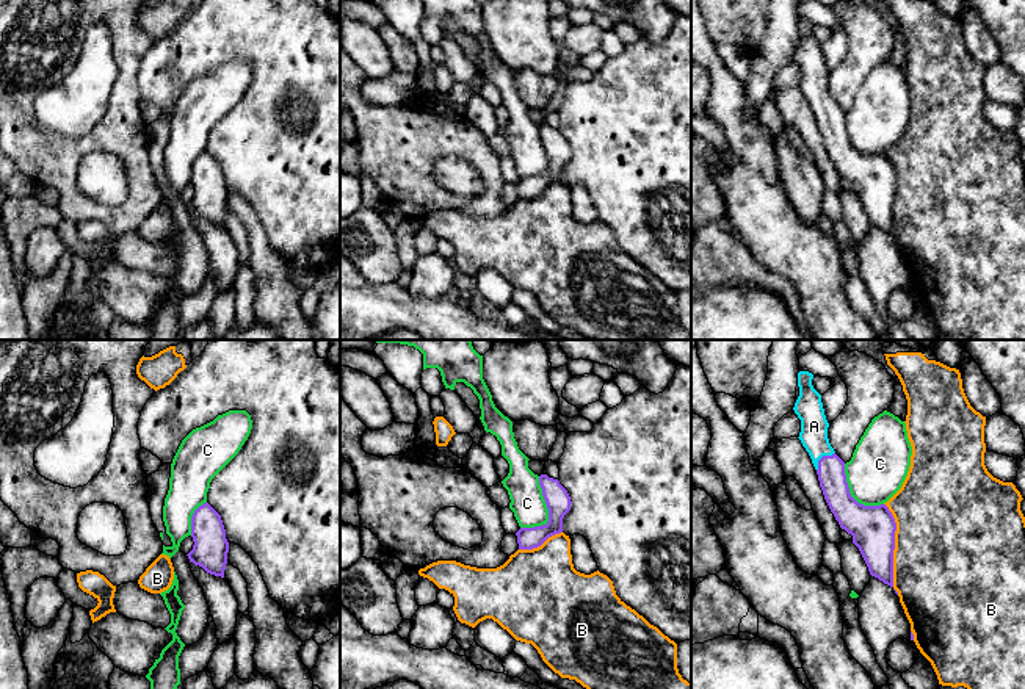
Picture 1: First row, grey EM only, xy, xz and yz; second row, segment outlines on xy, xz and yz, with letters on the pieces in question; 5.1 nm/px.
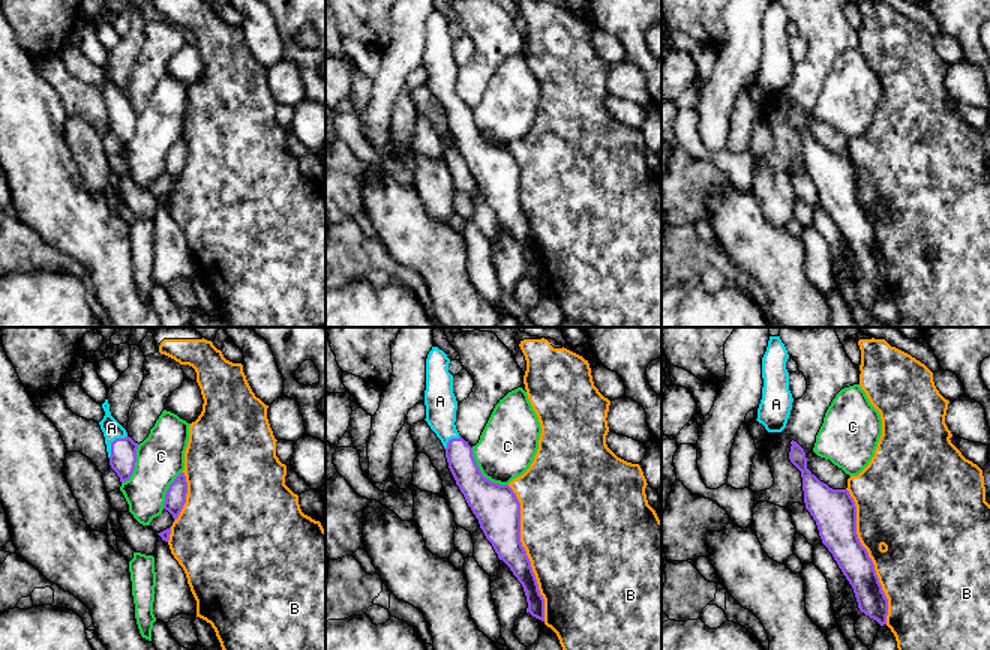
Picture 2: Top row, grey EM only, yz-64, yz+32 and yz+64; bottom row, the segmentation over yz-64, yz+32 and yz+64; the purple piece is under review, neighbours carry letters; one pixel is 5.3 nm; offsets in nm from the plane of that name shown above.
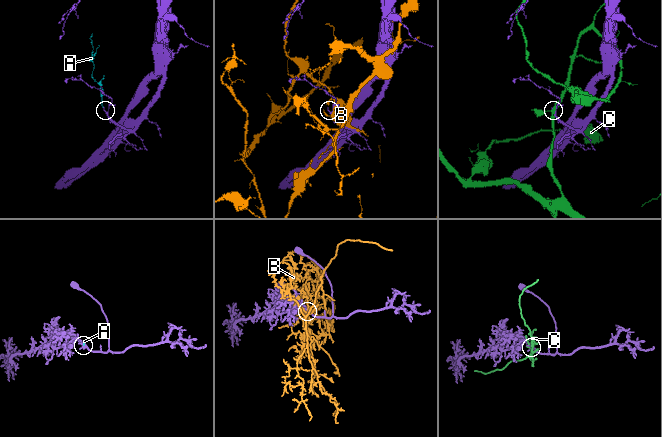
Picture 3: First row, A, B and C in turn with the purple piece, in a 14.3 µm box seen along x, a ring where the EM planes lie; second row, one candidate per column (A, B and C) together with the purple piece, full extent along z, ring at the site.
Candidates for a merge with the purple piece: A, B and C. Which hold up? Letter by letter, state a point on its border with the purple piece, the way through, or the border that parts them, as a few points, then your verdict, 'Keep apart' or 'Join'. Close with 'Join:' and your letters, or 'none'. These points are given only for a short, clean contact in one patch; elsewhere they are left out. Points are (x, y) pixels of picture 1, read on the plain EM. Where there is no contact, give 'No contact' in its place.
A: Touches purple at yz (822, 107). Path across: yz (831, 118), (822, 107), (814, 88), (814, 75). Join
B: Touches purple at yz (894, 198). Keep apart
C: Touches purple at xz (549, 162). Boundary: xz (538, 126), (547, 169), (541, 174), (521, 177). Keep apart
Join: A

